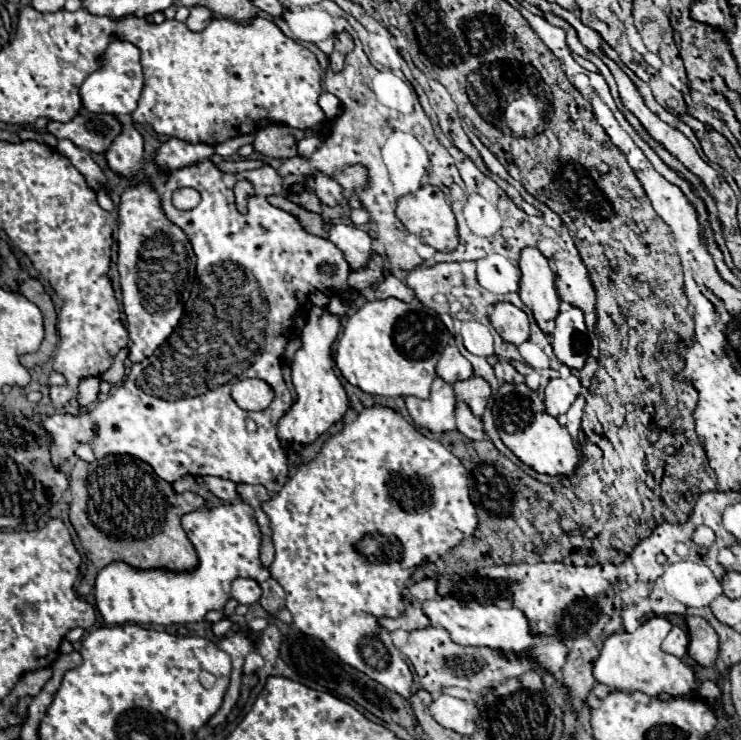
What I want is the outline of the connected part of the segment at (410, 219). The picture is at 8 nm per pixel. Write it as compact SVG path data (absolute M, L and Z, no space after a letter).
M434 185L420 187L416 193L400 197L398 205L396 205L396 217L402 221L402 225L412 235L416 235L422 243L434 247L436 251L454 251L458 245L456 219L450 209L450 203L446 201L446 195L440 189L436 189Z

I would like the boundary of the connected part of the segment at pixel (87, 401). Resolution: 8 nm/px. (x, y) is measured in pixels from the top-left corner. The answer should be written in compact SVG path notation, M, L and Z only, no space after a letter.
M86 377L86 379L80 381L80 385L78 385L78 403L80 403L80 407L88 407L96 401L98 383L100 383L98 377Z

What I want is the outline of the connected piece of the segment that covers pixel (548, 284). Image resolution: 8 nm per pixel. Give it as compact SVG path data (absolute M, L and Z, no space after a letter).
M526 247L520 253L520 271L518 295L522 303L532 309L538 327L544 333L552 333L560 299L556 295L554 273L548 259L536 247Z

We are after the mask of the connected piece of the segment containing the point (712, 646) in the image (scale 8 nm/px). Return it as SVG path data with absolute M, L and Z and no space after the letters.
M688 617L688 633L692 643L692 653L688 645L688 655L702 667L716 665L718 657L718 637L708 621L702 617Z

